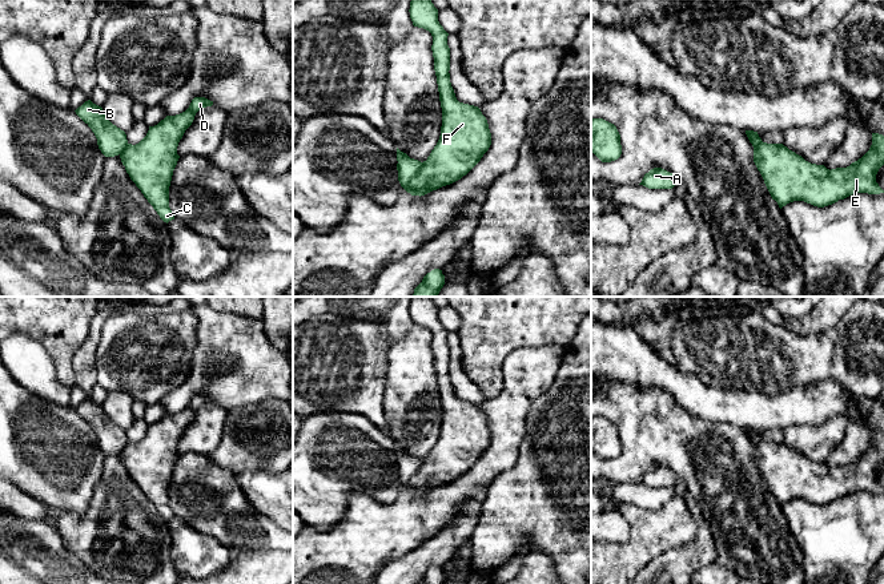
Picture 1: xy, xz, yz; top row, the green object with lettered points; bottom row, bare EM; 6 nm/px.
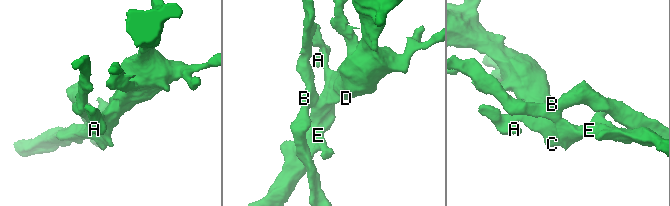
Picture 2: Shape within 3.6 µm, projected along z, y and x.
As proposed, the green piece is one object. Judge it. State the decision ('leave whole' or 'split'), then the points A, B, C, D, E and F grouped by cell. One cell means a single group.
split; A C D E F / B

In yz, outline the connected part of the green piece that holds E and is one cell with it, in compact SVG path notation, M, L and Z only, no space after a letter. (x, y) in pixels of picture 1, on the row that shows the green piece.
M872 133L869 150L847 168L827 169L805 161L801 156L789 150L783 144L767 144L754 148L754 162L760 172L764 184L781 209L789 202L804 201L817 208L824 208L844 200L855 193L880 194L884 190L876 182L876 174L884 165L884 136Z

